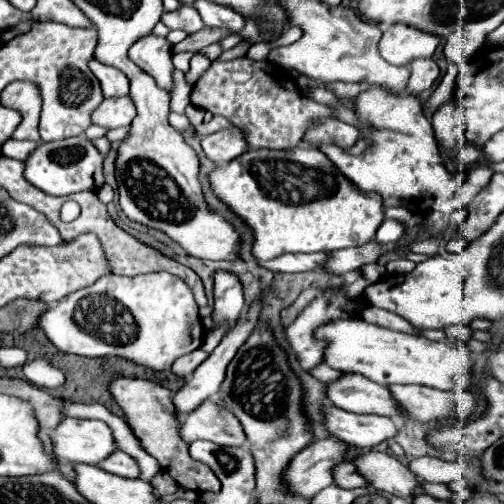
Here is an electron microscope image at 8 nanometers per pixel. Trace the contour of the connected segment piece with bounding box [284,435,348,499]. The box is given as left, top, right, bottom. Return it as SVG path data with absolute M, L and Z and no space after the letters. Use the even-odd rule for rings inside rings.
M334 435L310 443L290 461L284 481L294 493L308 499L314 497L334 483L332 471L346 459L346 449L348 445Z

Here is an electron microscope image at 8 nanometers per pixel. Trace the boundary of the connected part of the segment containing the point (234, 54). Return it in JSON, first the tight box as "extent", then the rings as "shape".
{"extent":[218,41,251,61],"shape":[[[241,41],[236,47],[223,51],[218,60],[228,61],[238,57],[245,56],[248,49],[250,48],[251,43],[248,41]]]}

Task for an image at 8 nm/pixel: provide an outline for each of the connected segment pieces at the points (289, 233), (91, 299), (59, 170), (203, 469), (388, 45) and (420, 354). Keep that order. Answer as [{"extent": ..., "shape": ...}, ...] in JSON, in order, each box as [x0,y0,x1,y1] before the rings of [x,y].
[{"extent":[210,147,384,261],"shape":[[[310,147],[288,151],[250,149],[232,159],[228,167],[212,171],[210,183],[214,193],[254,229],[254,255],[258,261],[270,261],[284,253],[318,253],[364,245],[374,239],[374,231],[384,219],[382,199],[378,195],[366,195],[354,189],[324,153]]]},{"extent":[38,273,204,371],"shape":[[[148,273],[134,277],[104,275],[68,299],[54,303],[38,325],[64,353],[84,357],[122,357],[154,371],[166,371],[172,363],[202,347],[204,327],[192,291],[172,273]]]},{"extent":[24,135,104,197],"shape":[[[86,135],[72,137],[72,139],[62,139],[62,141],[40,143],[36,147],[36,151],[24,163],[26,163],[24,177],[32,185],[36,185],[38,189],[42,189],[48,195],[64,197],[64,195],[78,193],[80,189],[94,189],[96,187],[96,173],[98,173],[98,169],[100,169],[98,189],[104,185],[104,179],[102,179],[104,155],[94,147],[94,143],[90,139],[86,139]]]},{"extent":[110,379,220,493],"shape":[[[114,379],[110,385],[112,397],[116,399],[116,403],[124,409],[126,421],[130,423],[132,431],[136,433],[136,437],[140,439],[142,447],[160,463],[160,467],[164,471],[170,473],[170,477],[186,489],[192,491],[212,491],[218,493],[220,491],[220,481],[218,477],[212,473],[212,469],[200,461],[194,461],[188,453],[188,445],[184,443],[182,435],[180,435],[180,421],[176,415],[176,407],[172,403],[174,393],[162,385],[158,385],[156,381],[150,379]]]},{"extent":[380,23,440,65],"shape":[[[394,23],[384,29],[380,39],[380,55],[392,65],[408,65],[416,57],[432,57],[440,37],[424,33],[404,23]]]},{"extent":[316,317,472,391],"shape":[[[362,317],[356,319],[346,319],[346,321],[334,321],[328,325],[322,325],[316,329],[316,339],[326,341],[326,365],[346,371],[346,373],[358,373],[364,375],[366,379],[380,383],[380,385],[408,385],[408,383],[418,383],[418,385],[430,385],[434,389],[442,391],[456,391],[456,389],[470,389],[472,387],[472,357],[466,345],[454,343],[454,341],[428,341],[426,337],[416,337],[416,335],[406,335],[406,333],[396,333],[372,323],[366,323]]]}]

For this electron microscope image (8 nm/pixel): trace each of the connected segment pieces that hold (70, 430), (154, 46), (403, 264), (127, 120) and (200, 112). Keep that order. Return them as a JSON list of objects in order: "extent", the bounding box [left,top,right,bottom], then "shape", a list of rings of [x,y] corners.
[{"extent":[50,417,116,465],"shape":[[[66,417],[60,429],[50,435],[56,457],[72,463],[100,465],[108,455],[116,451],[112,429],[104,421],[96,419],[72,419]]]},{"extent":[130,35,172,89],"shape":[[[148,35],[130,47],[132,61],[156,79],[162,89],[172,89],[172,47],[164,37]]]},{"extent":[386,259,416,273],"shape":[[[396,259],[396,261],[390,261],[390,263],[386,265],[388,273],[408,273],[408,271],[412,271],[414,267],[416,267],[416,263],[410,261],[410,259]]]},{"extent":[92,95,136,129],"shape":[[[130,95],[108,97],[102,101],[102,105],[96,109],[96,113],[92,113],[92,121],[96,125],[108,127],[108,129],[130,125],[134,117],[136,117],[136,107],[134,107],[134,101],[130,99]]]},{"extent":[185,103,205,127],"shape":[[[190,103],[185,110],[185,115],[188,117],[192,126],[195,127],[203,122],[205,110]]]}]

